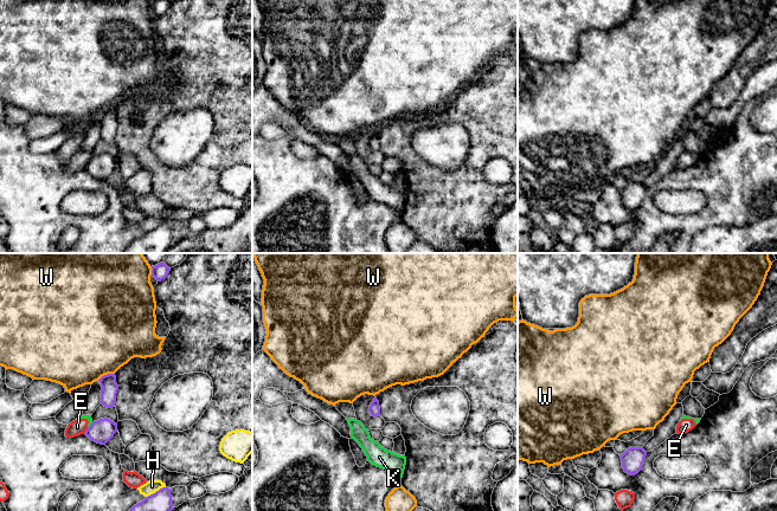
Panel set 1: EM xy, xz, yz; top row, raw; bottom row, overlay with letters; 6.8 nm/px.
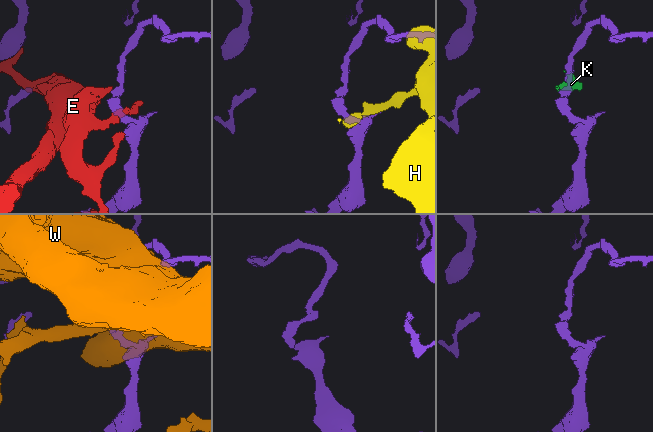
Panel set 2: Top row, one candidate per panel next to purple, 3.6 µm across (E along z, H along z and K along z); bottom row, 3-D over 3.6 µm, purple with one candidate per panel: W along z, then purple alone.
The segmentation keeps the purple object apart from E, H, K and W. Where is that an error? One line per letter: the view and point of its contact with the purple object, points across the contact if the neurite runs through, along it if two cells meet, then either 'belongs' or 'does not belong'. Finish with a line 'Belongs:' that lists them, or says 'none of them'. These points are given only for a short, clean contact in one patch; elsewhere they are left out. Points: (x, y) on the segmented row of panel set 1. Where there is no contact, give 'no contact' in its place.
E: contact xy (85, 431); does not belong
H: contact xy (156, 491); does not belong
K: contact xy (90, 425); border xy (92, 422), (88, 427); does not belong
W: contact xy (106, 375); does not belong
Belongs: none of them

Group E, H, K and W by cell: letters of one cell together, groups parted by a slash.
E K / H / W

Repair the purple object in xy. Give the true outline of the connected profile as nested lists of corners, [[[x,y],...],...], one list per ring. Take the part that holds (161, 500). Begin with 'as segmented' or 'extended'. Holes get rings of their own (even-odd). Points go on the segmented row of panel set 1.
as segmented; [[[162,487],[134,505],[129,511],[172,511],[173,509],[171,489]]]

